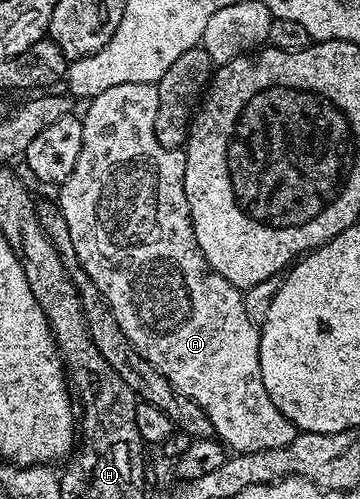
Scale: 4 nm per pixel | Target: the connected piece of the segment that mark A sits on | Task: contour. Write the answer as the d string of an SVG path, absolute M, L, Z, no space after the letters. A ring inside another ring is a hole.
M121 83L121 87L109 87L109 91L101 91L101 95L90 98L87 114L82 114L83 146L81 155L77 155L77 167L58 186L57 204L65 215L65 223L69 227L69 239L73 239L73 251L79 260L79 266L93 279L99 294L109 303L113 315L117 315L117 323L121 323L121 331L129 335L133 347L146 361L153 363L169 383L177 391L189 395L209 415L209 419L215 428L215 437L228 450L235 453L252 453L253 451L273 451L273 447L286 447L293 443L297 430L292 421L287 421L281 411L269 399L265 391L265 383L259 385L261 379L261 363L259 362L259 334L260 330L246 314L244 294L229 279L225 279L219 273L215 273L207 263L207 259L199 243L195 238L195 225L191 222L191 208L185 189L185 171L187 170L187 154L183 149L166 149L159 142L159 136L155 130L155 120L159 110L159 87L155 83Z

